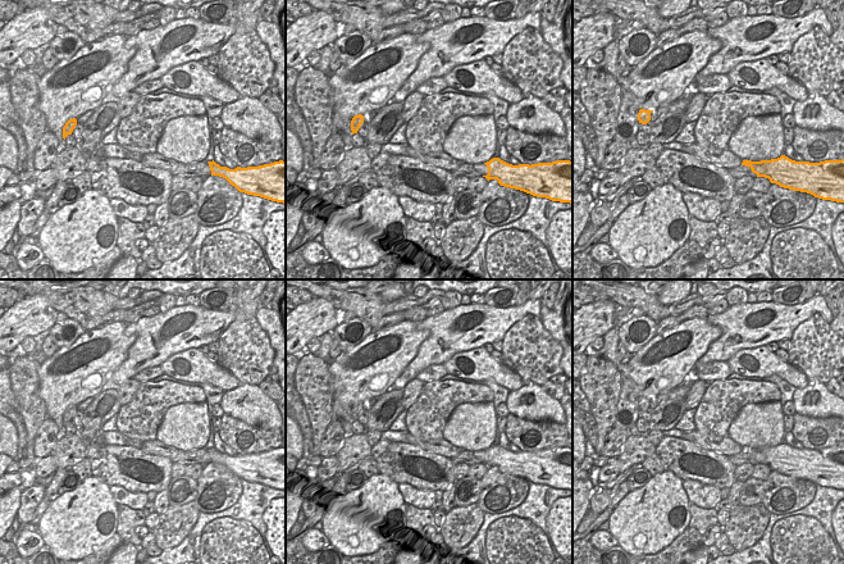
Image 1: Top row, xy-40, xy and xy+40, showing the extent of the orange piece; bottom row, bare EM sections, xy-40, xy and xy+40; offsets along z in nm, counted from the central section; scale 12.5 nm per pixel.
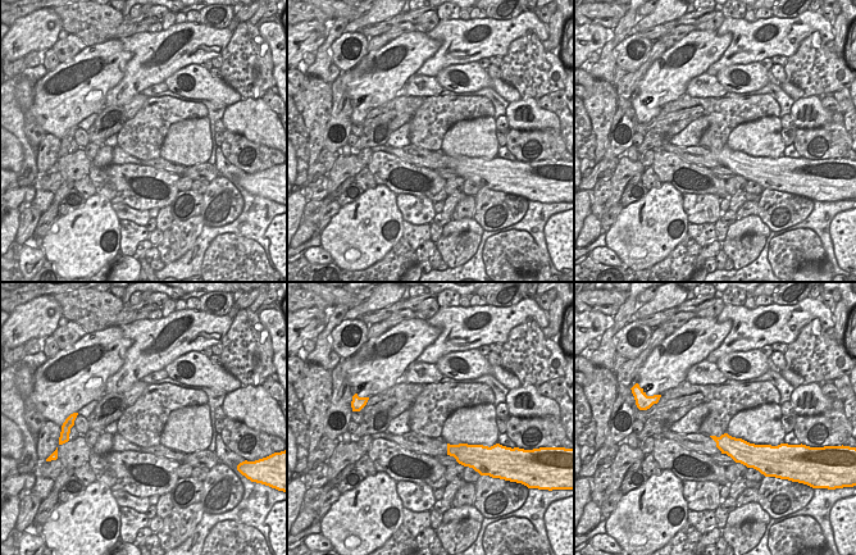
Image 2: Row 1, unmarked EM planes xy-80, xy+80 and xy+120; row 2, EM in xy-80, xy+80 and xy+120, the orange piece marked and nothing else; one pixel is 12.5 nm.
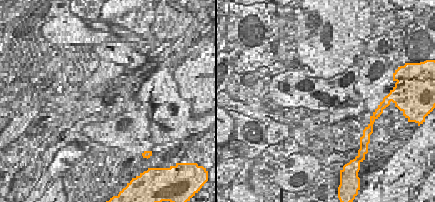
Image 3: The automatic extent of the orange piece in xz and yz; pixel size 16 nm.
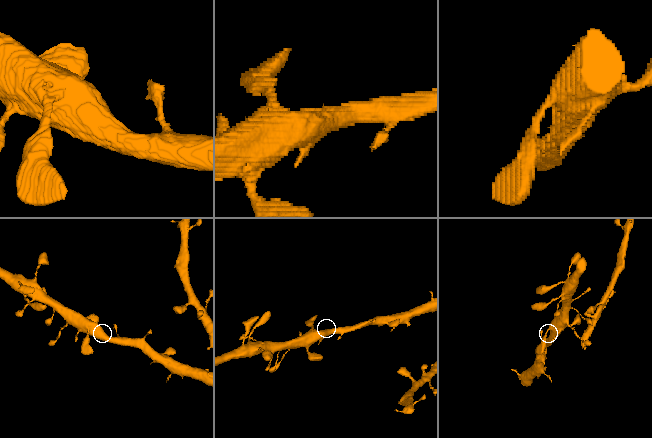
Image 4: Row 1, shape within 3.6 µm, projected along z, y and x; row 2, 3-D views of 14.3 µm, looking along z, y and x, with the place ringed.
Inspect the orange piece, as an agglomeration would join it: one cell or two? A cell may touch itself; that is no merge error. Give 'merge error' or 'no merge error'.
no merge error

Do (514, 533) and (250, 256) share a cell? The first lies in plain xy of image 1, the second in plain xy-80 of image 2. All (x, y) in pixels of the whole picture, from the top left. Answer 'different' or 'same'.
same

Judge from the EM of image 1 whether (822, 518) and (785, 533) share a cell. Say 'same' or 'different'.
different

